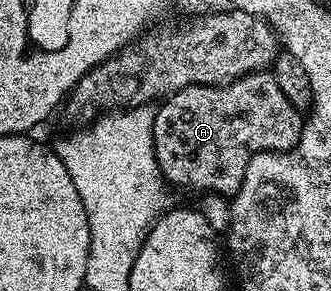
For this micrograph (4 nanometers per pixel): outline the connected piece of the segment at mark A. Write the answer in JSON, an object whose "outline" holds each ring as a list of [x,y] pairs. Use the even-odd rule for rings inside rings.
{"outline":[[[258,72],[255,74],[245,74],[241,78],[236,78],[234,82],[225,83],[224,86],[188,86],[179,92],[168,95],[156,107],[153,116],[153,151],[157,157],[161,174],[164,175],[167,183],[172,184],[174,187],[175,185],[190,186],[193,190],[214,190],[211,191],[214,195],[229,196],[240,188],[247,164],[253,159],[254,154],[262,154],[265,150],[290,150],[301,139],[302,125],[302,111],[296,110],[291,104],[291,100],[287,100],[287,96],[283,96],[282,90],[279,89],[279,84],[275,84],[272,73]]]}

